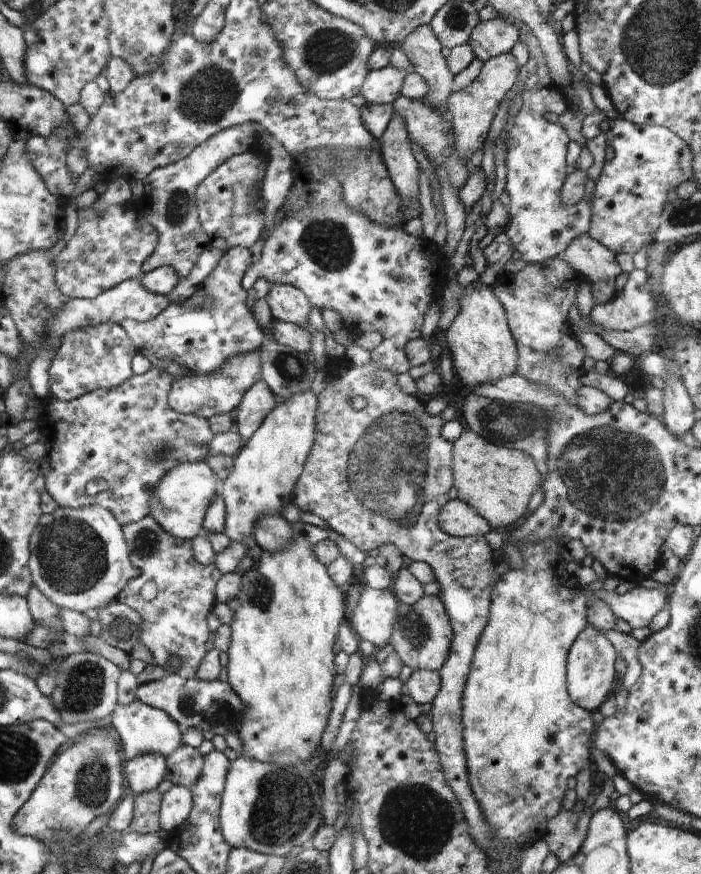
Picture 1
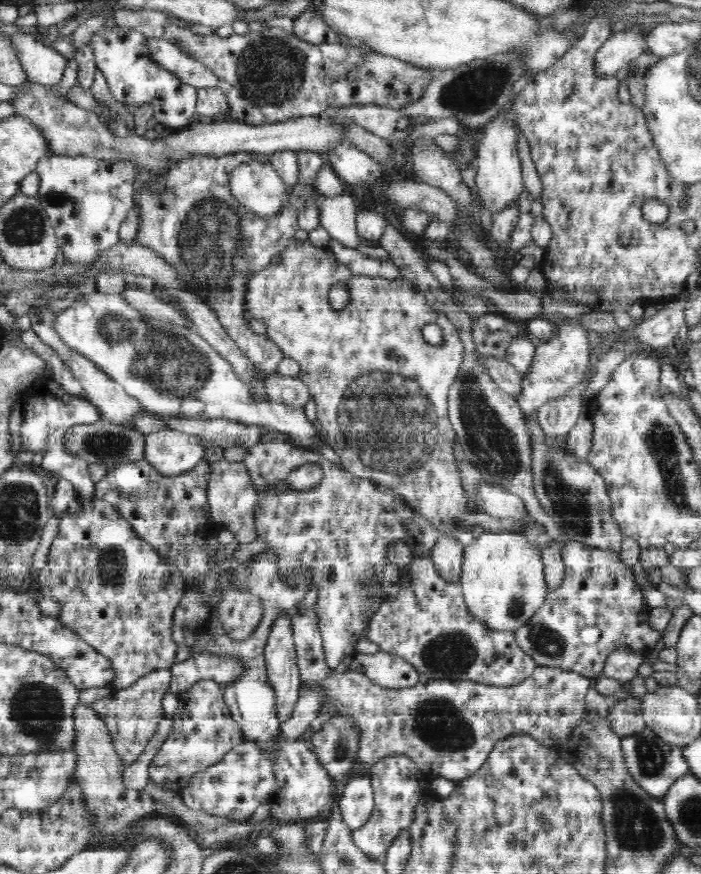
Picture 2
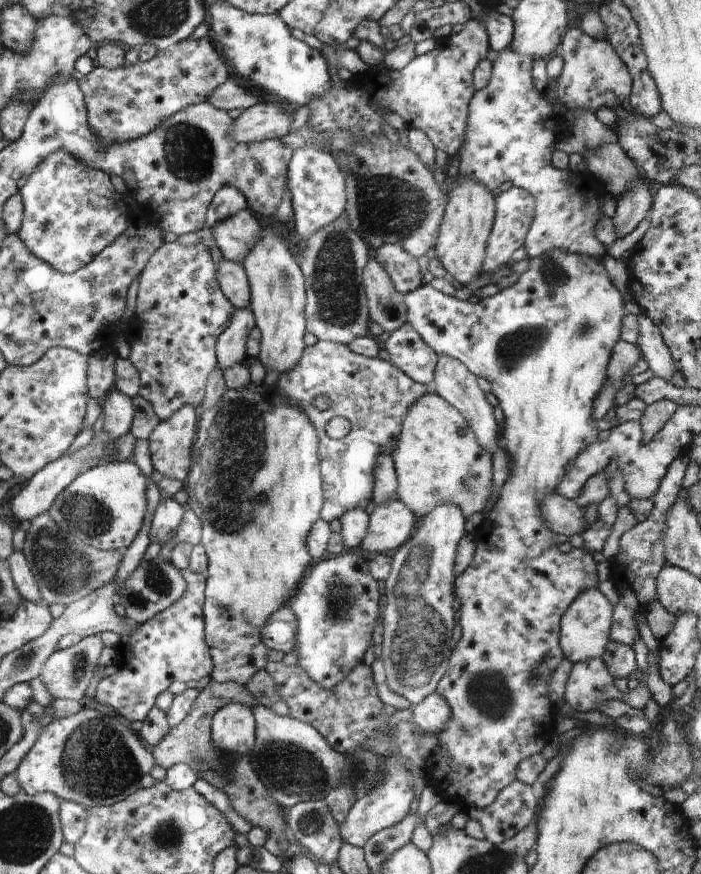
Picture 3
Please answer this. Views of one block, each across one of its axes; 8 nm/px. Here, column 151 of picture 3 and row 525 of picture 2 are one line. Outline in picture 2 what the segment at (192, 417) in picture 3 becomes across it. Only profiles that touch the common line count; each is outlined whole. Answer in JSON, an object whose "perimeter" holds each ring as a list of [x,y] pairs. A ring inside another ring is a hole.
{"perimeter":[[[292,239],[289,245],[280,252],[280,262],[270,263],[264,270],[254,273],[247,282],[246,286],[246,321],[263,320],[266,323],[266,335],[268,339],[272,339],[284,357],[296,360],[300,364],[299,378],[308,386],[311,399],[316,404],[317,425],[327,435],[326,444],[330,445],[335,453],[340,457],[341,466],[363,479],[370,479],[373,482],[380,482],[400,495],[404,499],[404,503],[410,506],[415,513],[428,519],[428,523],[432,523],[438,531],[438,538],[442,535],[458,537],[466,542],[468,531],[461,526],[463,514],[468,511],[468,497],[465,495],[464,488],[461,483],[456,457],[454,457],[454,442],[456,441],[453,425],[449,420],[448,396],[449,389],[457,380],[460,373],[461,365],[464,358],[465,346],[460,340],[458,329],[454,323],[448,319],[447,311],[442,312],[430,307],[426,297],[418,291],[412,283],[398,276],[394,280],[388,280],[382,277],[356,276],[348,270],[346,265],[338,262],[334,253],[327,247],[316,247],[312,242],[306,239],[303,242]],[[340,281],[348,281],[348,289],[350,289],[350,302],[340,308],[340,310],[332,310],[329,303],[328,291],[333,284]],[[426,324],[438,324],[443,330],[443,343],[441,345],[430,345],[424,341],[422,337],[422,328]]]}

